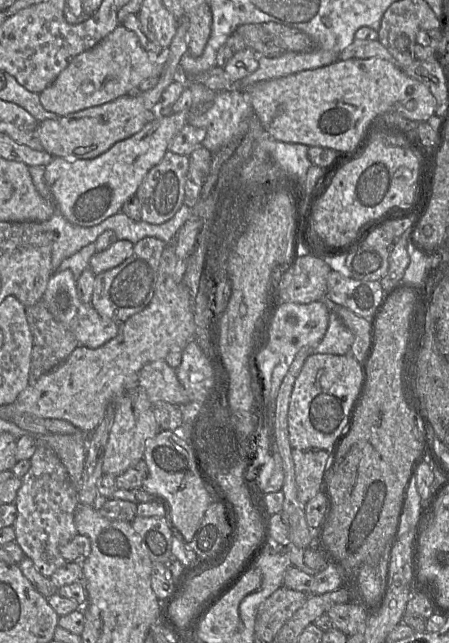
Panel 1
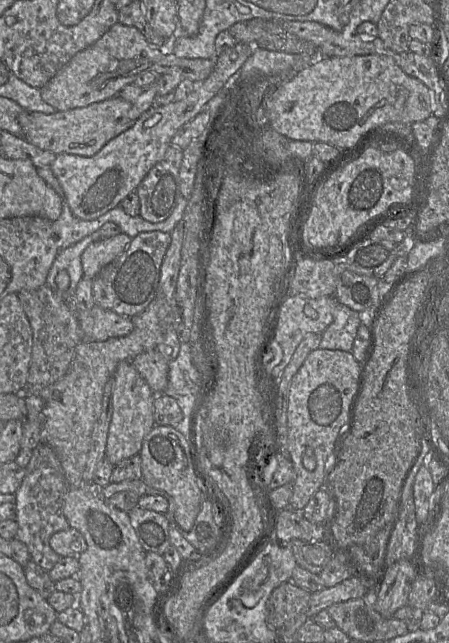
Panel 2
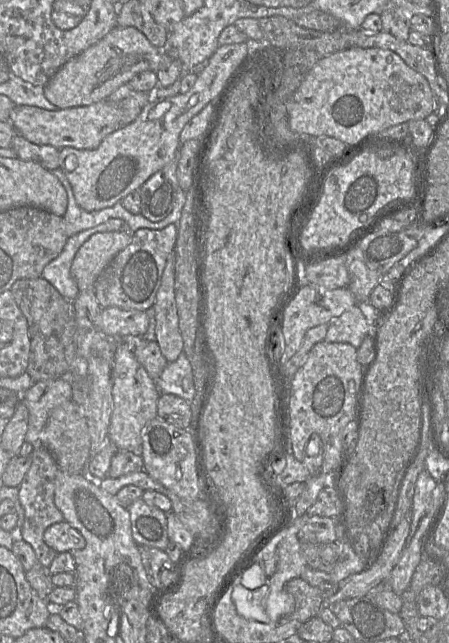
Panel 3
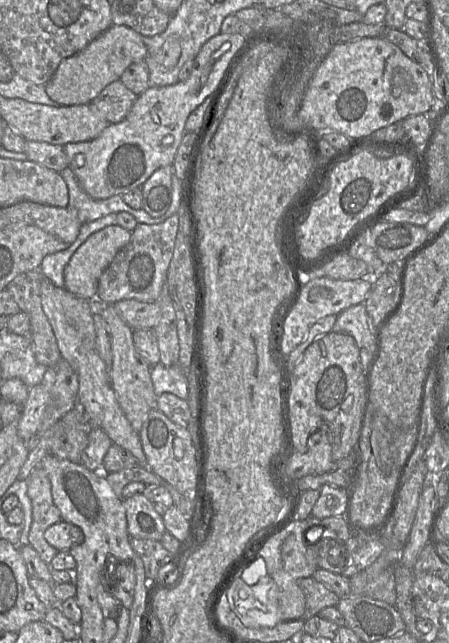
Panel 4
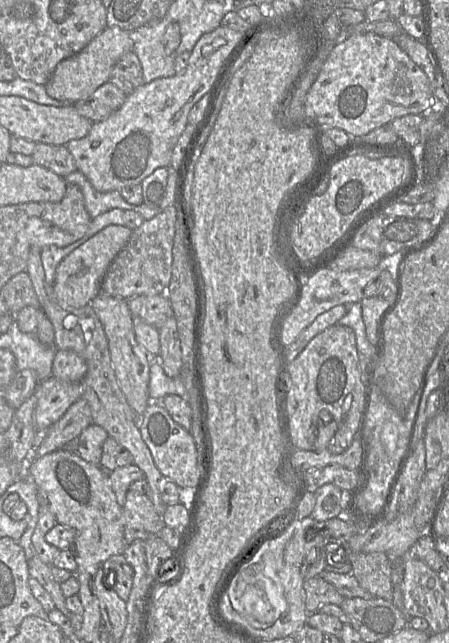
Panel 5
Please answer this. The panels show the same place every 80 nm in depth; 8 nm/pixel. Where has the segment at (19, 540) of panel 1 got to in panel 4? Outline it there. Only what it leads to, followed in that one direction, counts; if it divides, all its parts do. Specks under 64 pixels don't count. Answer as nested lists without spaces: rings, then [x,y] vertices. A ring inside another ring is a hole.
[[[42,464],[37,465],[28,478],[27,494],[32,505],[32,524],[28,540],[41,560],[50,565],[58,551],[44,539],[45,531],[52,525],[63,521],[61,512],[53,502],[51,482]]]

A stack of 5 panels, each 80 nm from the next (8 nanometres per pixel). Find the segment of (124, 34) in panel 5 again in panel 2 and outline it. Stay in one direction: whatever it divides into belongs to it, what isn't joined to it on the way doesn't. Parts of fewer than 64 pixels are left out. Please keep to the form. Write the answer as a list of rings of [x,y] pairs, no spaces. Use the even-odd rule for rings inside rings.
[[[117,22],[94,44],[76,53],[41,88],[41,97],[57,111],[67,111],[117,96],[123,87],[133,84],[136,77],[143,72],[154,72],[158,75],[179,73],[182,79],[197,82],[205,80],[214,66],[214,59],[179,58],[168,49],[154,48],[137,28]]]

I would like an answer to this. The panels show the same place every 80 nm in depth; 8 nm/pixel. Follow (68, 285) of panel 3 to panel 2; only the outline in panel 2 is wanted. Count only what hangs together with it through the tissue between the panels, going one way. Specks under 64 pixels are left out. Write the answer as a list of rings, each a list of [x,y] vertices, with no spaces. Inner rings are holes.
[[[97,230],[76,244],[60,250],[47,275],[47,284],[53,289],[56,289],[56,276],[60,271],[65,270],[70,277],[70,285],[65,293],[67,293],[67,296],[73,297],[78,283],[84,277],[81,262],[82,253],[90,244],[101,240],[100,236],[101,230]]]

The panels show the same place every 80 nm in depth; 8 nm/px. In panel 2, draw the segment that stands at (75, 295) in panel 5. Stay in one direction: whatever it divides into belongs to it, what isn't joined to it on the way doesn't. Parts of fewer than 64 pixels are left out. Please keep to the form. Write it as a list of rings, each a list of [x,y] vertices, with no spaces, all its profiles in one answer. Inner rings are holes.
[[[120,233],[90,244],[81,256],[84,277],[94,280],[104,267],[127,249],[132,239],[127,234]]]

